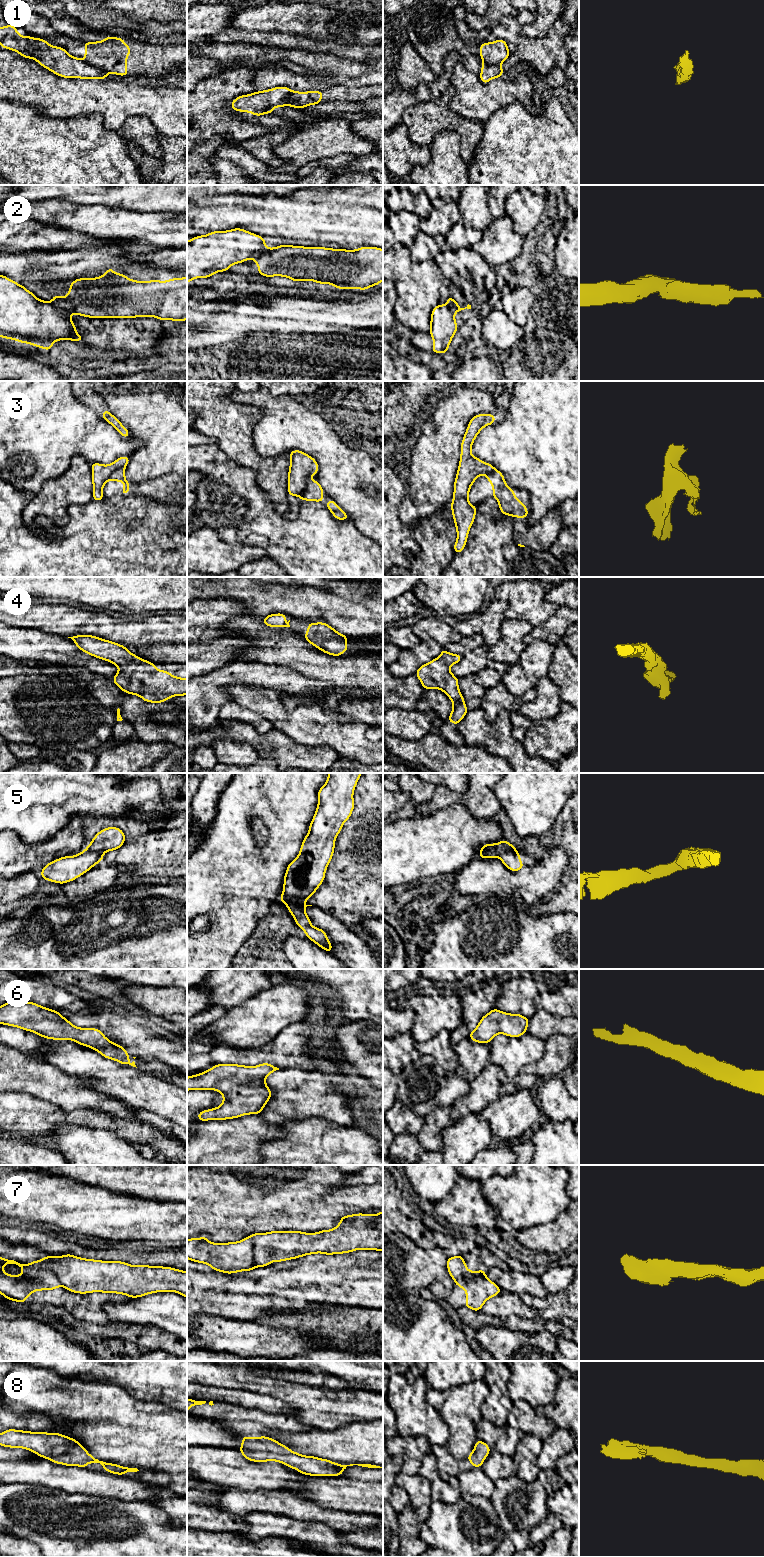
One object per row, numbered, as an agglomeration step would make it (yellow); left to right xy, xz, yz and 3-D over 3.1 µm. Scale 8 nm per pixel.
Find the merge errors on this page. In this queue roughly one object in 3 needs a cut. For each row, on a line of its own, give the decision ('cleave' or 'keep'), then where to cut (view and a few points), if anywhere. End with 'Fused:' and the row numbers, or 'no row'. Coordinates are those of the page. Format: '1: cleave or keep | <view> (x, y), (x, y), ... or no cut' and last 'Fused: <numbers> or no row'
1: cleave | xy (83, 60), (106, 73)
2: cleave | xy (51, 302), (70, 314)
3: cleave | xy (124, 467), (115, 469), (104, 482)
4: keep | no cut
5: cleave | yz (515, 850), (506, 850), (498, 856)
6: keep | no cut
7: cleave | xy (27, 1264), (33, 1267), (49, 1269), (62, 1285)
8: keep | no cut
Fused: 1, 2, 3, 5, 7

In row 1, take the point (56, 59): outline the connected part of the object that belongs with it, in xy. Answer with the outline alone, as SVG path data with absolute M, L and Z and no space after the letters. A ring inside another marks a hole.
M0 27L0 46L13 50L24 58L36 60L42 67L64 78L106 79L107 73L90 63L71 56L63 47L51 46L48 41L20 36L16 27Z

